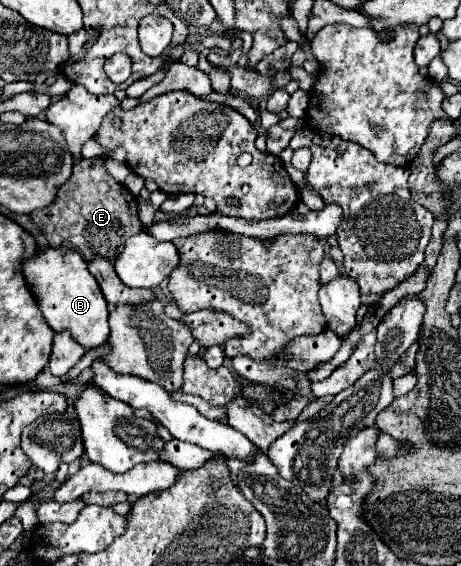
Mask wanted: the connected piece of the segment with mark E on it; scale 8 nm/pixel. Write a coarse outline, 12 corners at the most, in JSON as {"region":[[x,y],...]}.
{"region":[[103,158],[77,160],[31,218],[77,250],[109,306],[157,300],[115,274],[139,202]]}

